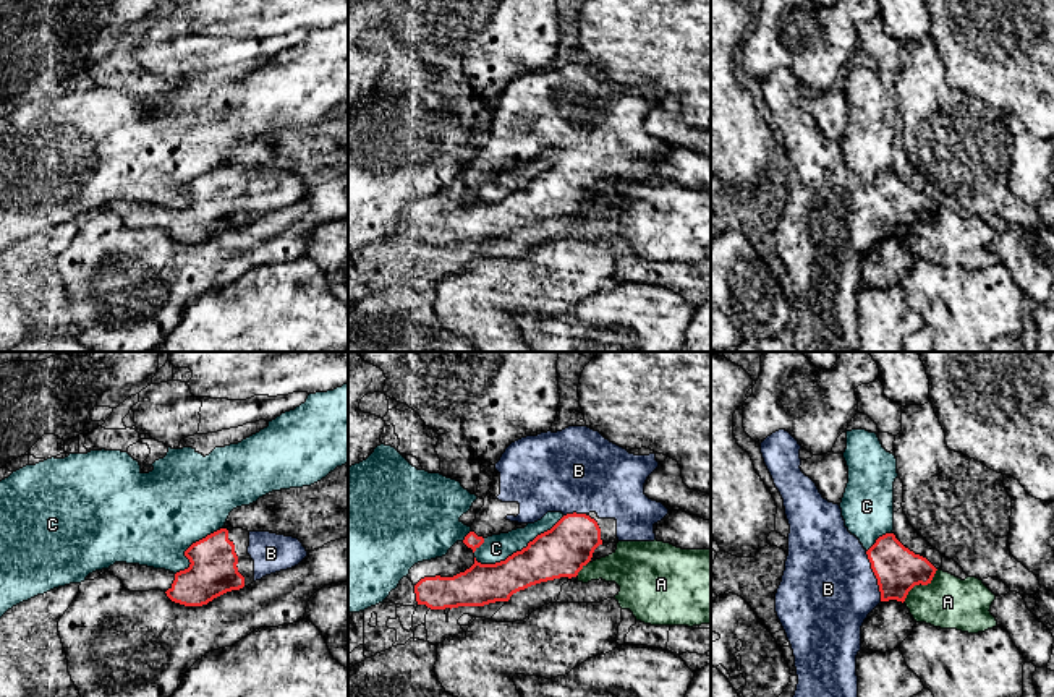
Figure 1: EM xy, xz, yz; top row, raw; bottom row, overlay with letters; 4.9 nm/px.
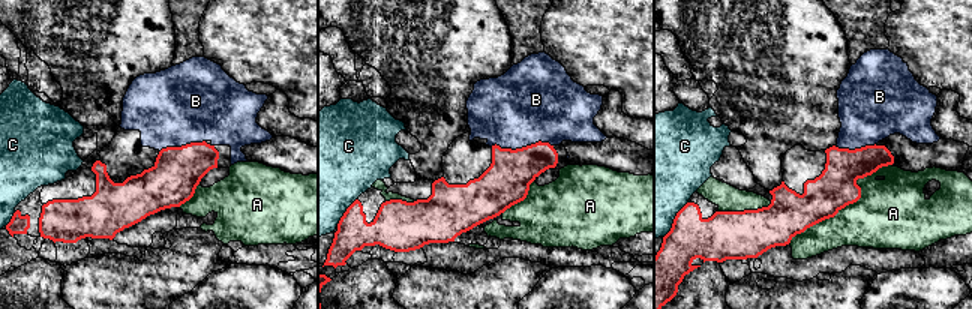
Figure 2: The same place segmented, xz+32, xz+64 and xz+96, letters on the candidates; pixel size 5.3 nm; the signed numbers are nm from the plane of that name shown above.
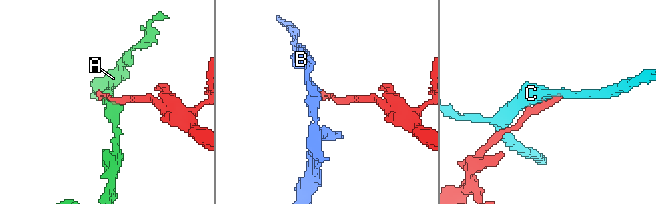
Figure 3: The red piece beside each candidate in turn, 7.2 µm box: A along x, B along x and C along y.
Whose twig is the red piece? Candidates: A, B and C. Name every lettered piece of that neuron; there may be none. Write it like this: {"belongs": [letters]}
{"belongs": ["B"]}

